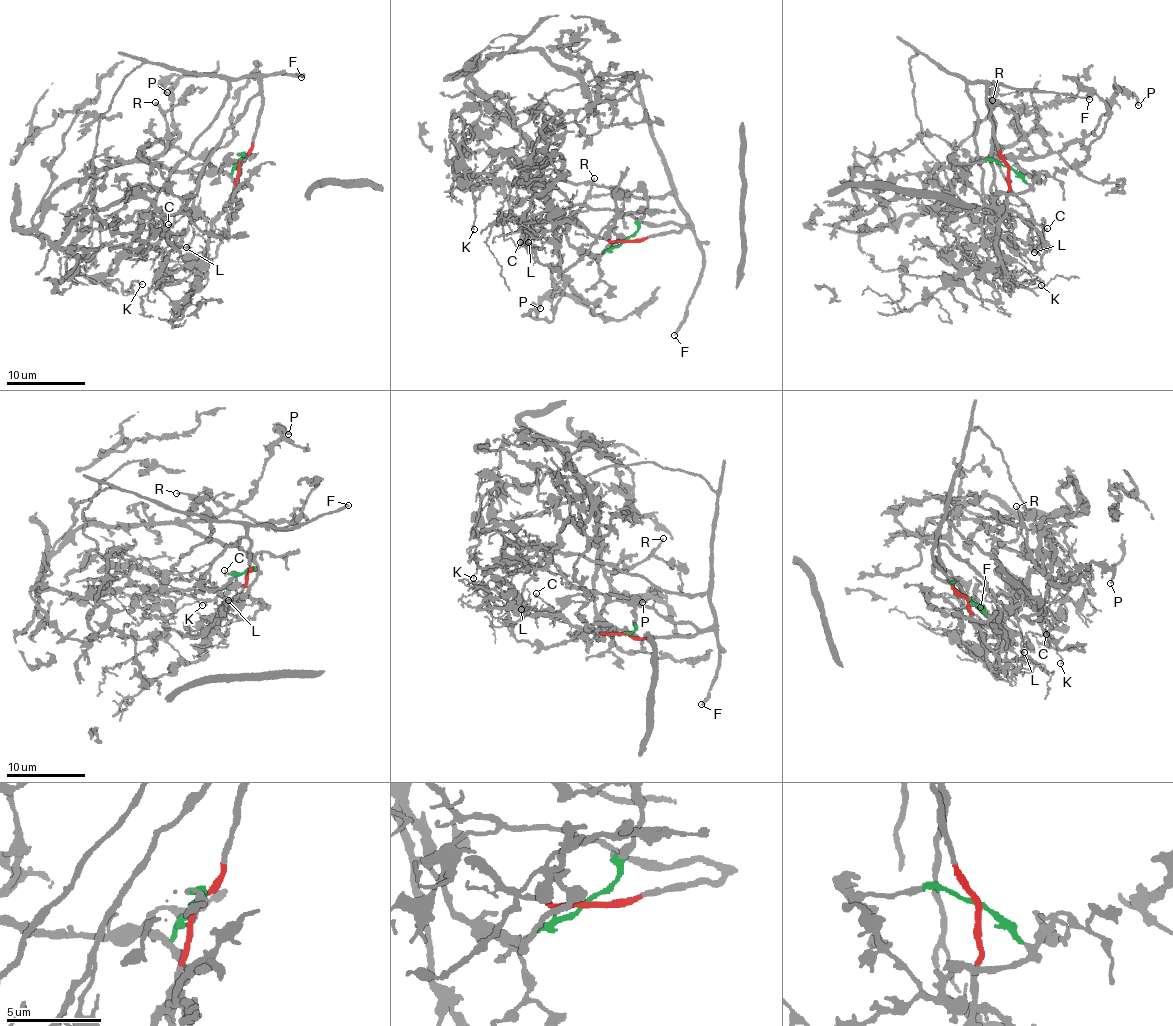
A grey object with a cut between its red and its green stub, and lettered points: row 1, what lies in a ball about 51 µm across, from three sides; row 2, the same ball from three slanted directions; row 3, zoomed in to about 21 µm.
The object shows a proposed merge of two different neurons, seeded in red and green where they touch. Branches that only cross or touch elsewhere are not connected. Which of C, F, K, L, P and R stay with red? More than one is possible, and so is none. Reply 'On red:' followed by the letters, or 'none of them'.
On red: C, F, K, L

